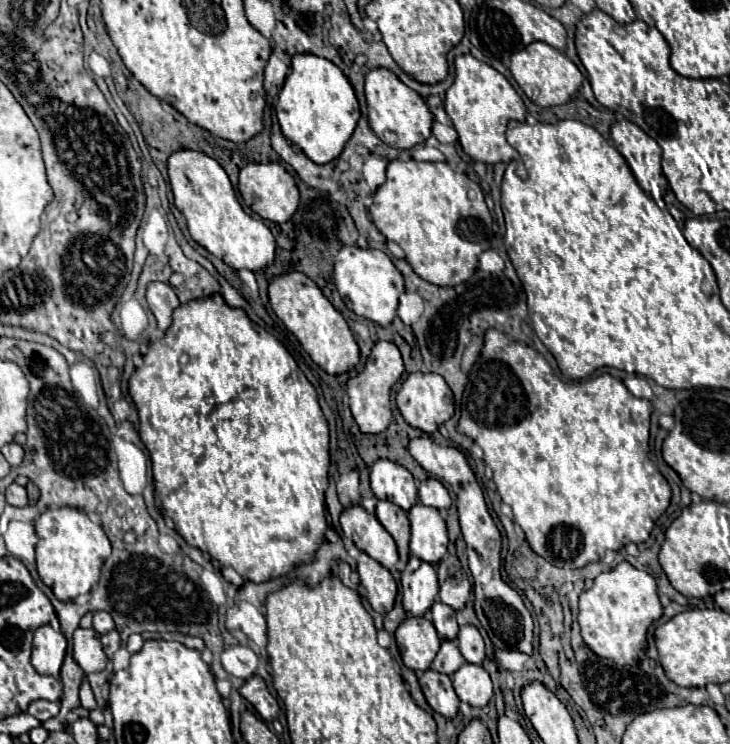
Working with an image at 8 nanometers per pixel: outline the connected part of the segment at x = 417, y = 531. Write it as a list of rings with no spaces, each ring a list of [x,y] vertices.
[[[417,501],[409,509],[411,553],[427,563],[437,563],[447,555],[447,527],[441,511]]]

